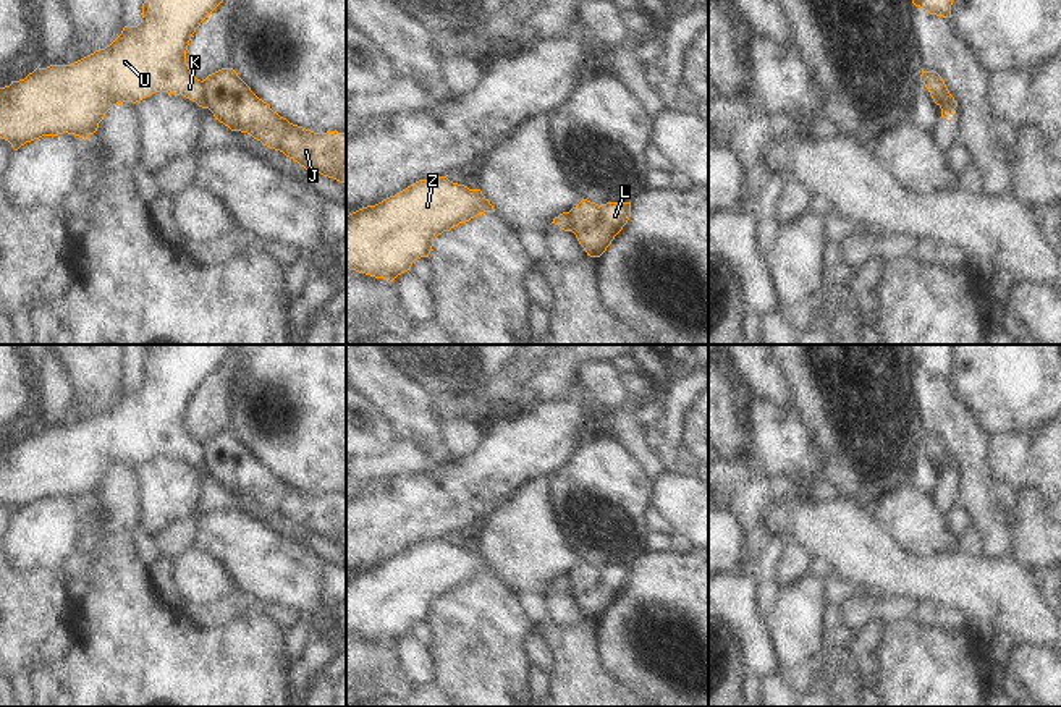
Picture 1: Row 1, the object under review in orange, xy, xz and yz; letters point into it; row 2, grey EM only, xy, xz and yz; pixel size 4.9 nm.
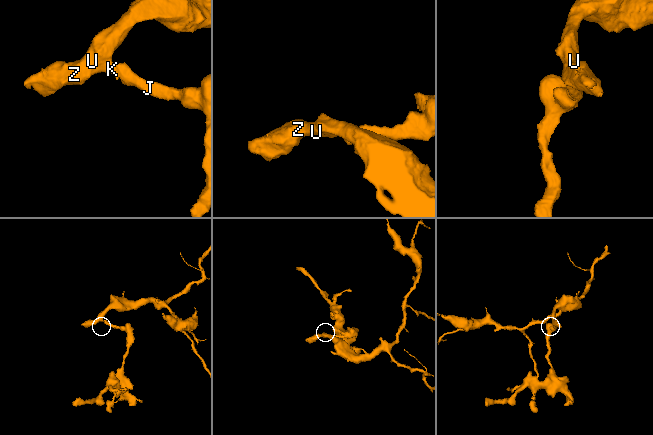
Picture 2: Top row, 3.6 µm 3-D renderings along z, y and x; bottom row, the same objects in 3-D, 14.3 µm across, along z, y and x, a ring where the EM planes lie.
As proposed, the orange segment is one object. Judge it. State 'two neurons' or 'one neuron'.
two neurons

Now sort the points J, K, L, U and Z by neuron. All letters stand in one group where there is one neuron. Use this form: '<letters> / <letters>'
J L / K U Z

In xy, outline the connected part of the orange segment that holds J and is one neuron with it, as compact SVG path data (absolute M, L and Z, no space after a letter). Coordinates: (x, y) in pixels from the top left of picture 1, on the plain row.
M233 430L204 442L209 472L231 493L251 497L307 534L346 545L346 495L314 495L290 485L259 461Z

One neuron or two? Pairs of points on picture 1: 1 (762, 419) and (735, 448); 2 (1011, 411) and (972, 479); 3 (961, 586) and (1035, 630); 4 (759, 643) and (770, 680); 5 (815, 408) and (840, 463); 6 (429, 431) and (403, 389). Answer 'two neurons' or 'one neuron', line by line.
1: two neurons
2: two neurons
3: one neuron
4: two neurons
5: one neuron
6: one neuron

